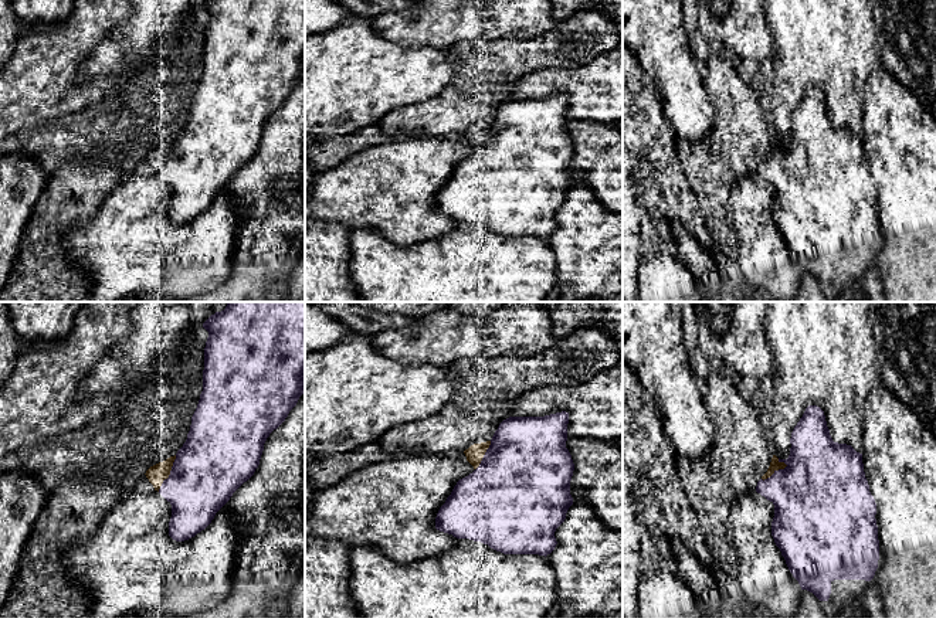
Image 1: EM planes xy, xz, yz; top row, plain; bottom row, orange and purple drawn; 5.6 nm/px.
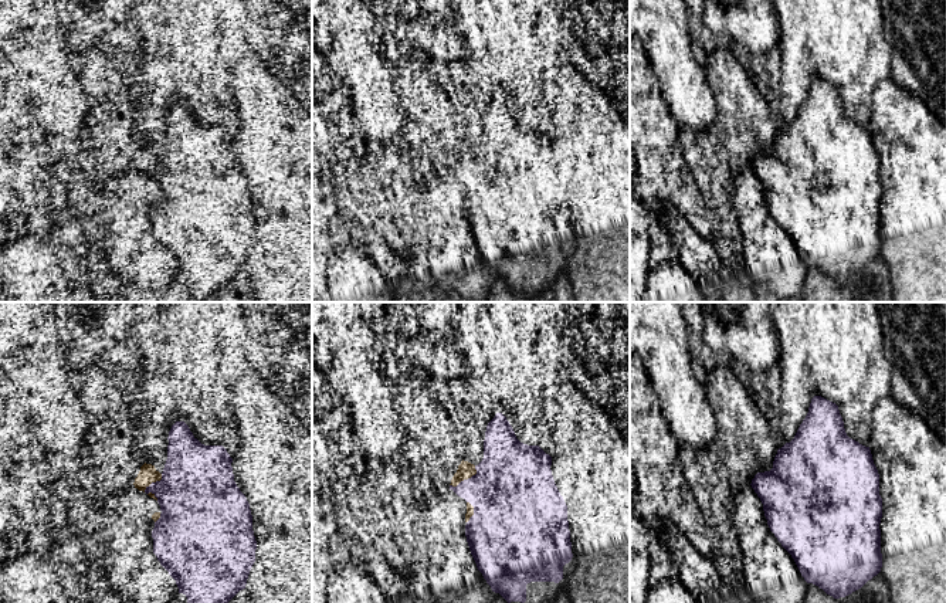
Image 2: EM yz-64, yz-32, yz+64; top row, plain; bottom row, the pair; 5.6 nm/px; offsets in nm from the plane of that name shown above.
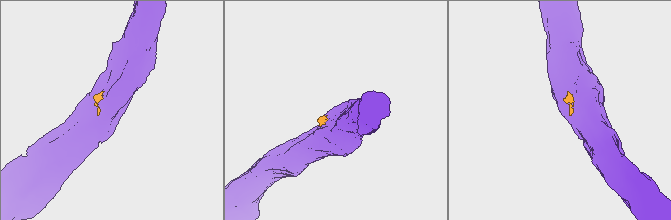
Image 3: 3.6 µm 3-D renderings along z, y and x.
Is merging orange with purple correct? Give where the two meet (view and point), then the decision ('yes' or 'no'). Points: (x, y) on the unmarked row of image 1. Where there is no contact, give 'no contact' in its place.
yz (775, 152) | yes

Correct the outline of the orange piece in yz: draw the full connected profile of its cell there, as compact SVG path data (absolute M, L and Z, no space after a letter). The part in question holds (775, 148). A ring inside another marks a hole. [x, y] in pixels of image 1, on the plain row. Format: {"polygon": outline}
{"polygon": "M808 88L794 109L790 120L790 137L780 142L773 137L767 154L757 164L756 174L774 187L771 218L786 247L801 272L813 275L827 296L840 293L845 285L858 278L874 262L881 245L876 186L865 160L862 136L851 128L834 125L824 94Z"}

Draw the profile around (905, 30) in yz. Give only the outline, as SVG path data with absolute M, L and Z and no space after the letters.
M872 0L872 18L881 67L903 85L936 122L936 0Z

